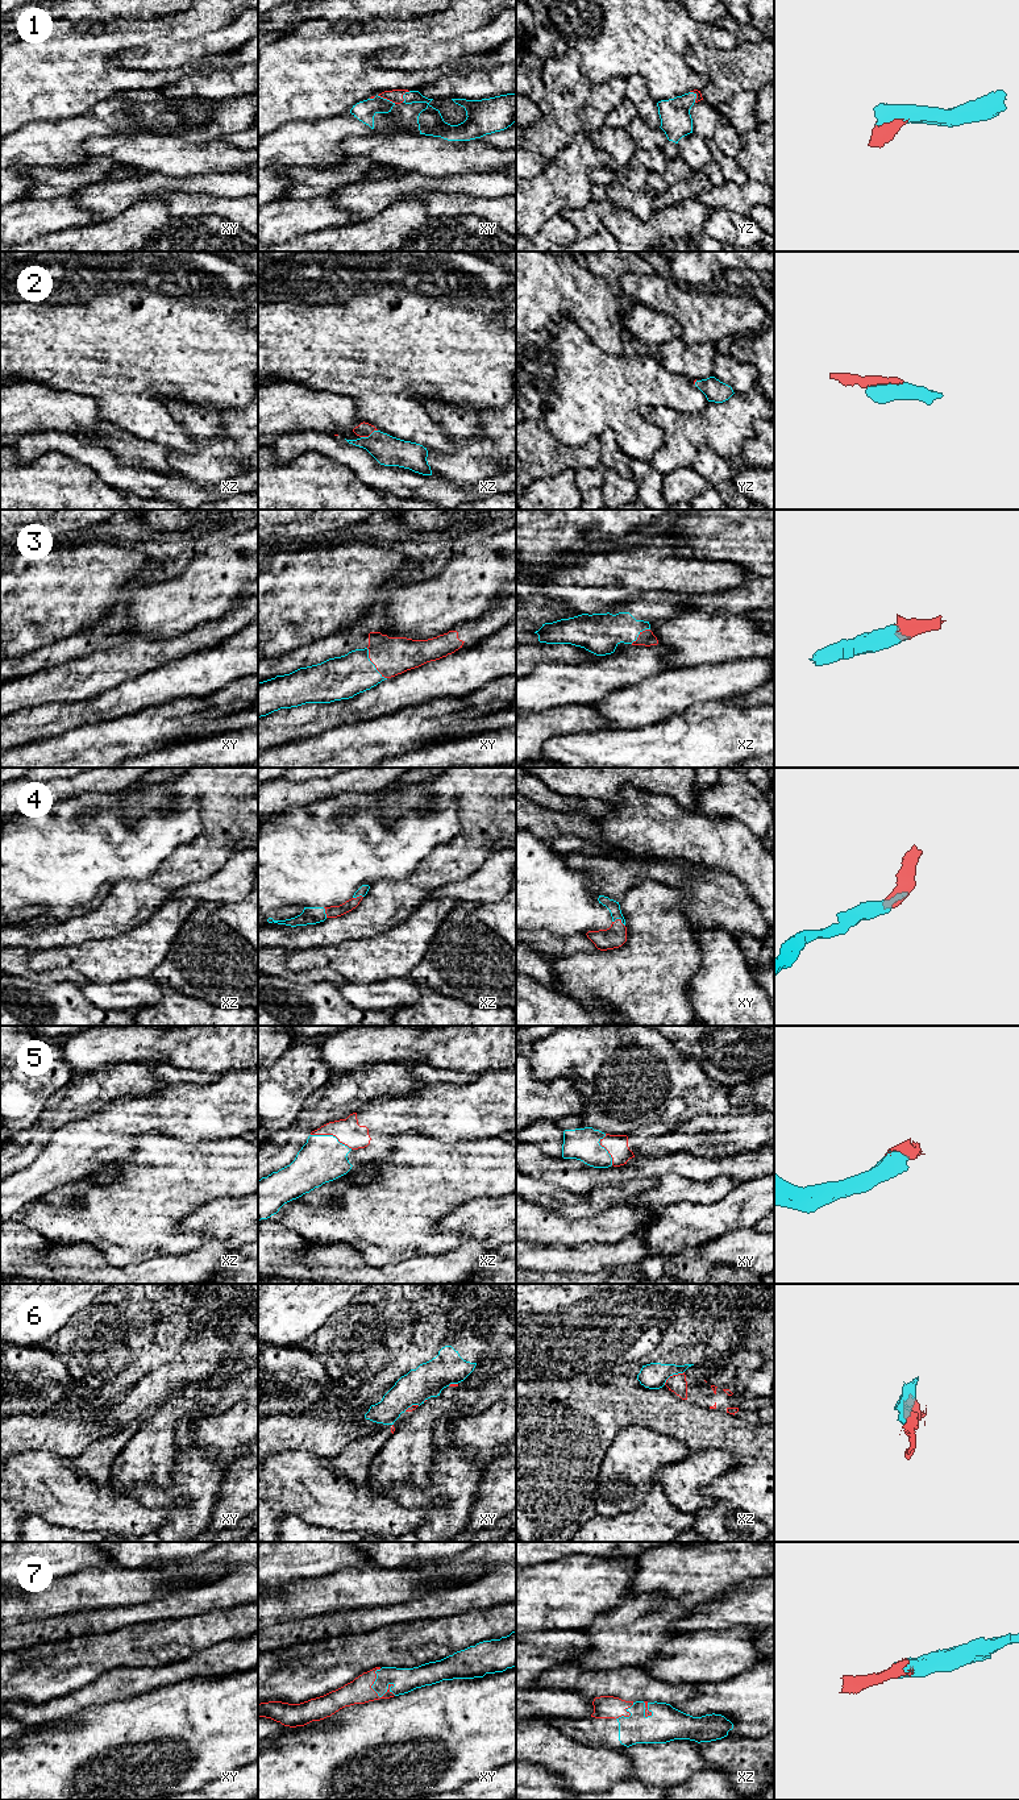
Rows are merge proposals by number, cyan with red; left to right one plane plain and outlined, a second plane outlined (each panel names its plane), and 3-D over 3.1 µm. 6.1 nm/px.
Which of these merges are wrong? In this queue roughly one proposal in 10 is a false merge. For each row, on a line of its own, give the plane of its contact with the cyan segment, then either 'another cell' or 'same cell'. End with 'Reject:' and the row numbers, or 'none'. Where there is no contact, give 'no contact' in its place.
1: meets cyan in xy; same cell
2: meets cyan in xz; same cell
3: meets cyan in xy; same cell
4: meets cyan in xy; same cell
5: meets cyan in xz; same cell
6: meets cyan in xz; another cell
7: meets cyan in xy; same cell
Reject: 6

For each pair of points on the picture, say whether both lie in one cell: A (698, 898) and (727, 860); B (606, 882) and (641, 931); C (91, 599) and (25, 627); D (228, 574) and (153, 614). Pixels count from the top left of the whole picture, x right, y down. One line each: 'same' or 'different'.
A: different
B: different
C: same
D: same

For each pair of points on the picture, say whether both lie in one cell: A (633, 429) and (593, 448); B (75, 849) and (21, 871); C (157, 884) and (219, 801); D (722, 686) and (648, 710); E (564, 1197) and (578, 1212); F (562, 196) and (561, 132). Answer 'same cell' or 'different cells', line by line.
A: different cells
B: same cell
C: same cell
D: same cell
E: different cells
F: different cells

